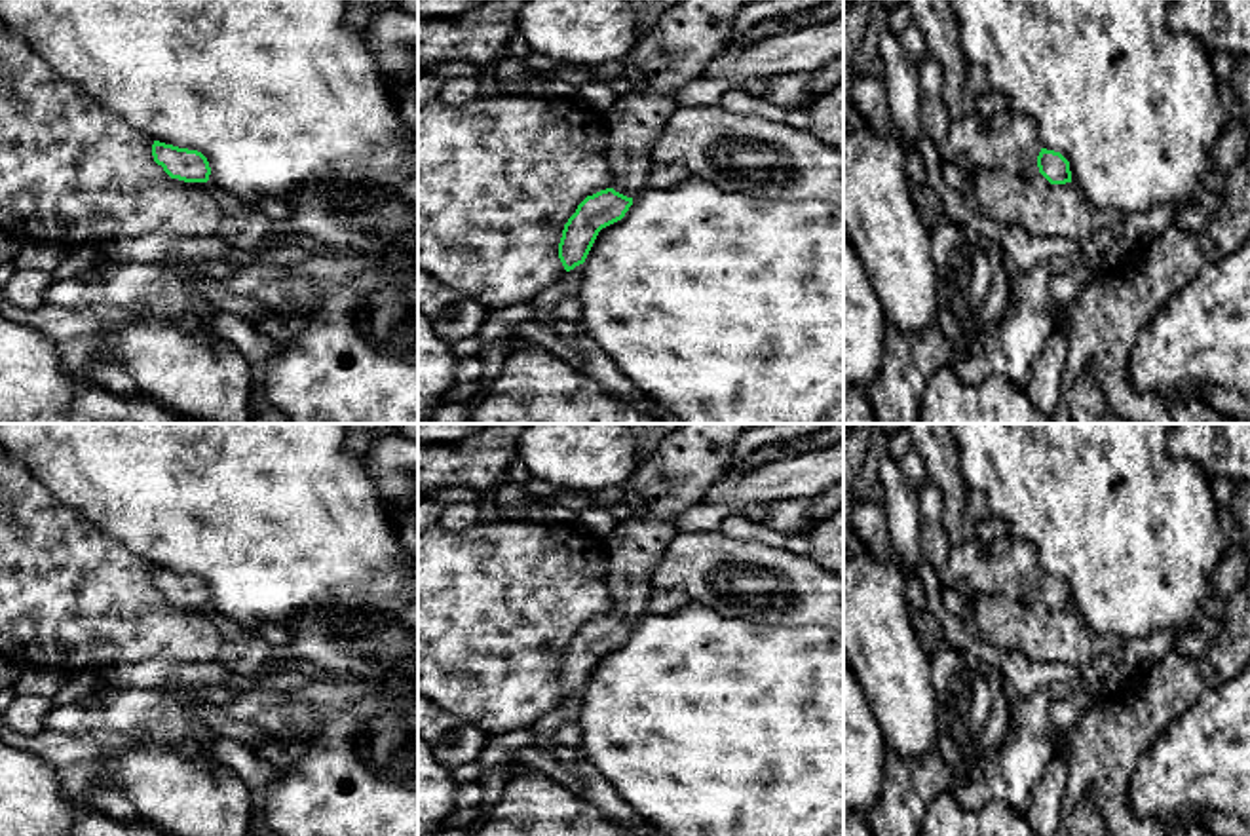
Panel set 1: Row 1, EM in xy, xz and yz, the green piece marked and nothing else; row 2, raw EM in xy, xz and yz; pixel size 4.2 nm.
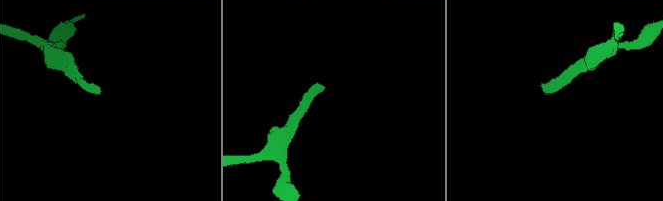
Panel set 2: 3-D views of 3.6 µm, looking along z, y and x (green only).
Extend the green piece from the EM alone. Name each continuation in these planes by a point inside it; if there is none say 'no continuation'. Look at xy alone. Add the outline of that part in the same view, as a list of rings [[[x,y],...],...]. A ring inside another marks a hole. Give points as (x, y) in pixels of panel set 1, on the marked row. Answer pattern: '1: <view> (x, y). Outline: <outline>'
no continuation

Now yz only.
1: yz (1009, 141). Outline: [[[1003,110],[994,116],[973,112],[952,120],[938,152],[944,162],[956,163],[967,175],[990,167],[1028,175],[1039,171],[1041,148],[1033,122]]]

